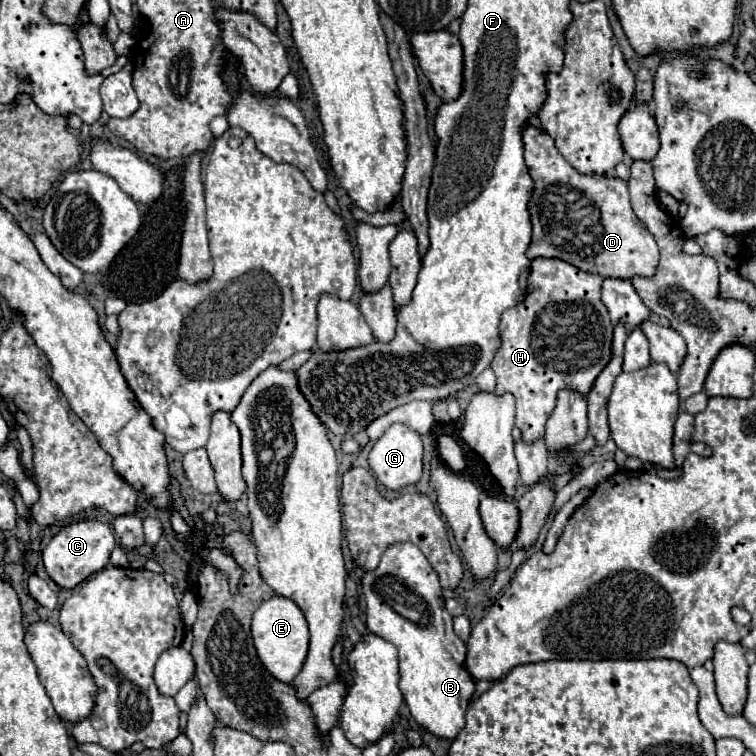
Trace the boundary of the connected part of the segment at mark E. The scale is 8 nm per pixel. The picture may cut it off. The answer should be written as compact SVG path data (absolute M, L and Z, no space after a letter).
M274 594L270 600L266 600L252 616L252 638L256 652L262 660L262 664L268 668L272 676L278 680L290 684L298 672L302 670L302 664L308 654L308 622L298 608L298 604L290 598Z

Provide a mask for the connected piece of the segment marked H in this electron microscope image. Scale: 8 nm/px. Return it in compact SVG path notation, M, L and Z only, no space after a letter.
M534 258L528 276L526 298L522 304L508 308L500 320L502 346L492 360L492 370L498 378L496 394L512 394L516 398L516 426L522 430L524 442L534 442L544 436L544 426L552 410L556 408L556 394L562 388L576 390L586 396L612 358L612 334L614 324L606 306L600 300L600 288L604 278L598 274L582 272L580 268L560 258Z

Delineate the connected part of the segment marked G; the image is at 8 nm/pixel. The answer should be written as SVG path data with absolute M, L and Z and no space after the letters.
M404 424L390 426L384 436L372 446L368 464L376 478L388 488L388 490L400 490L410 484L416 484L422 476L422 440L416 432L412 432Z

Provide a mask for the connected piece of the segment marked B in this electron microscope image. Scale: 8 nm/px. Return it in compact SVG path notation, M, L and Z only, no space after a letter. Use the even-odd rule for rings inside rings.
M394 544L384 552L380 566L364 574L362 592L368 604L366 628L398 648L400 690L412 718L426 732L454 740L464 728L464 712L474 696L476 680L464 666L468 648L452 628L434 568L414 544ZM420 618L426 626L418 624Z

